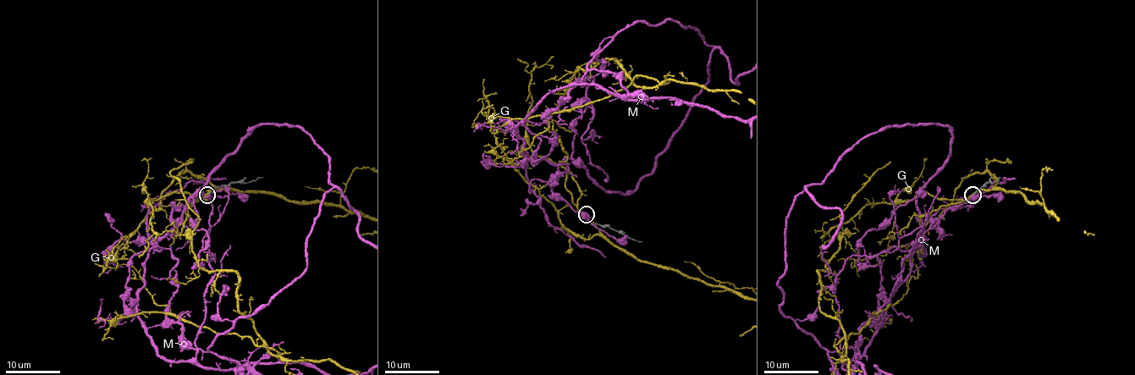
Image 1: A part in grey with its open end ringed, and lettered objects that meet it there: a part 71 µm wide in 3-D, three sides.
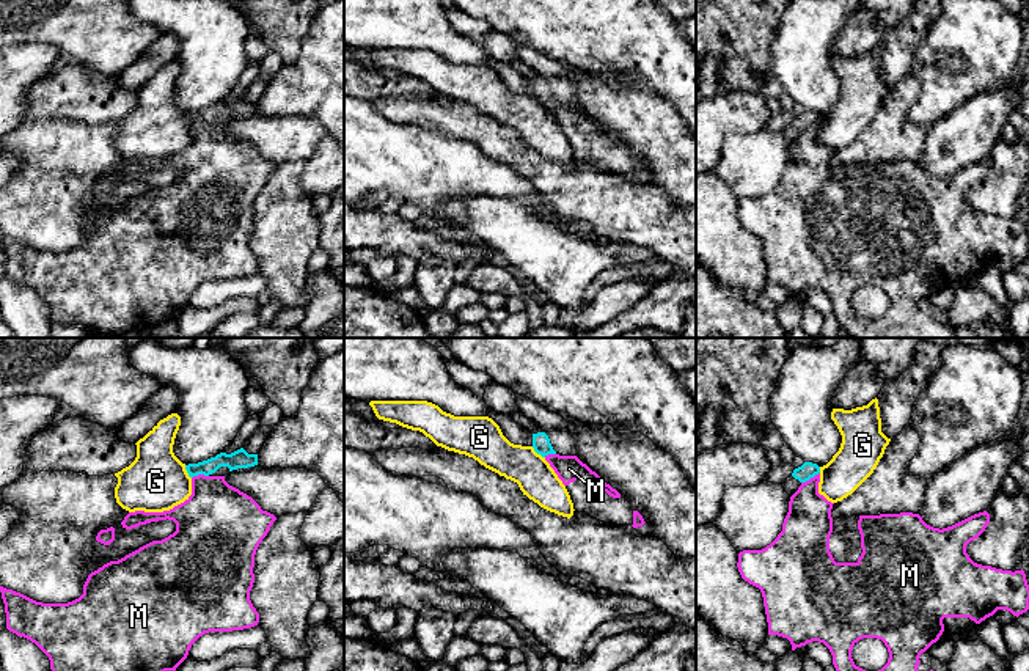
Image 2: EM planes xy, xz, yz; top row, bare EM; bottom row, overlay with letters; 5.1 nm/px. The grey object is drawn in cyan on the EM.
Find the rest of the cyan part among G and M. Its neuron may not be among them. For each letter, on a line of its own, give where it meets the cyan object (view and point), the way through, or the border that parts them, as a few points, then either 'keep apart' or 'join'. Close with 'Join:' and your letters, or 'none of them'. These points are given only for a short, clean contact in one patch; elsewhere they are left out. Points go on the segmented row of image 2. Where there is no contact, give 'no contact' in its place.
G: meets cyan in xz at (538, 453); border along xz (531, 447), (544, 458); keep apart
M: meets cyan in yz at (809, 478); border along yz (819, 472), (801, 483); keep apart
Join: none of them

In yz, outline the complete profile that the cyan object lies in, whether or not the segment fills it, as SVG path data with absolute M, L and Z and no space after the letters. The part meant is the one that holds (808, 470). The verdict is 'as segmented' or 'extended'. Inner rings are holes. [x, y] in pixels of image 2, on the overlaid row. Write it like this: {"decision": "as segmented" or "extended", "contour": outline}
{"decision": "extended", "contour": "M804 462L801 467L793 470L792 476L782 482L782 487L792 497L803 482L809 481L818 473L820 467L817 464Z"}

